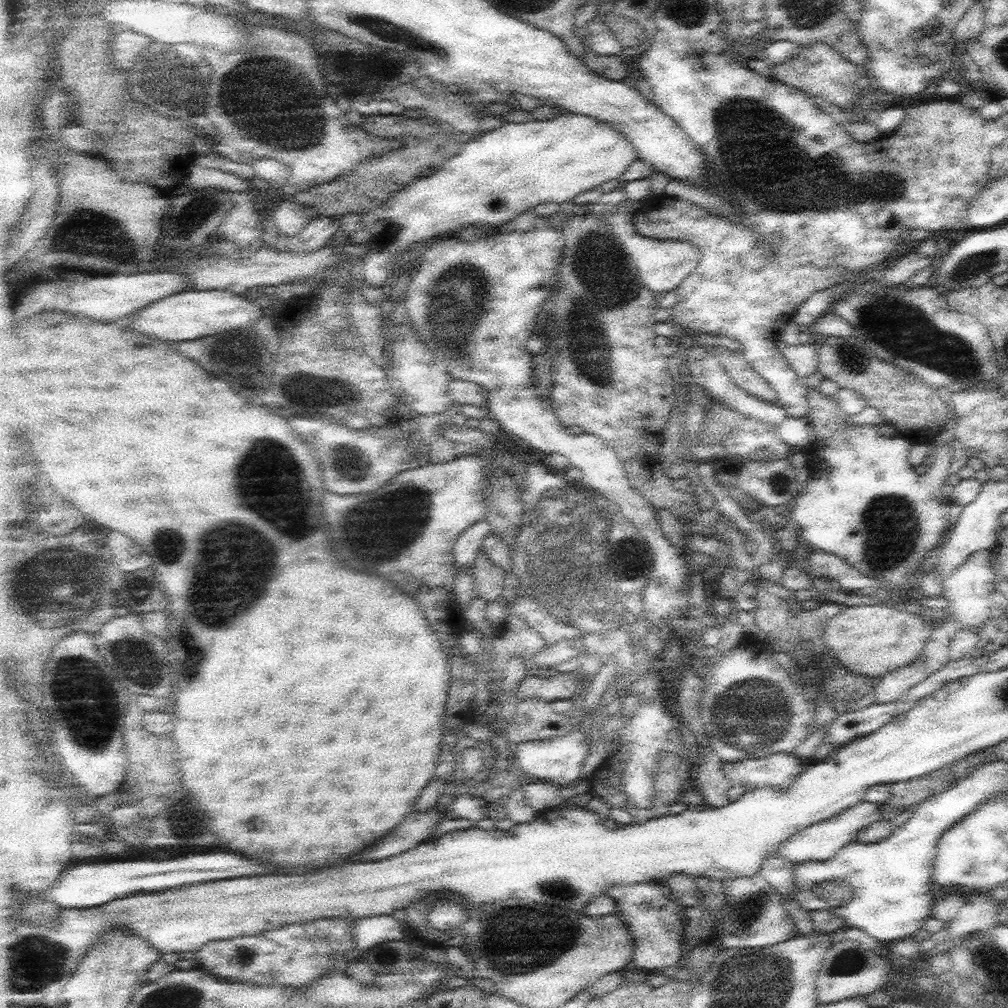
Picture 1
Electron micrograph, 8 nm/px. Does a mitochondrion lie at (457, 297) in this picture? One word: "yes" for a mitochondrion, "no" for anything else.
yes

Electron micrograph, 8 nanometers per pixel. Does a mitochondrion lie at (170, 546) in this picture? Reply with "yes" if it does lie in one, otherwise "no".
yes

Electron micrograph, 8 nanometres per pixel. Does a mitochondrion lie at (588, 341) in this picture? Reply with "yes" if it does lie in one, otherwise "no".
yes

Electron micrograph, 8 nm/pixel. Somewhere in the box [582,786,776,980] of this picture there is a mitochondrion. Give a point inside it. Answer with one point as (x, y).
(743, 915)

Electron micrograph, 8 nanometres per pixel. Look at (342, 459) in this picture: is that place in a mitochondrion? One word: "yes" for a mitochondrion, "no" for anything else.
yes

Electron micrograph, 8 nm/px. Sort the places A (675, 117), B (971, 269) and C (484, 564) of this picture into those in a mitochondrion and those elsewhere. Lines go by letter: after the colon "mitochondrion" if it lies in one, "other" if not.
A: other
B: mitochondrion
C: other

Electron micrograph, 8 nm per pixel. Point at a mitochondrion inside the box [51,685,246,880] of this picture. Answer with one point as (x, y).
(94, 729)

